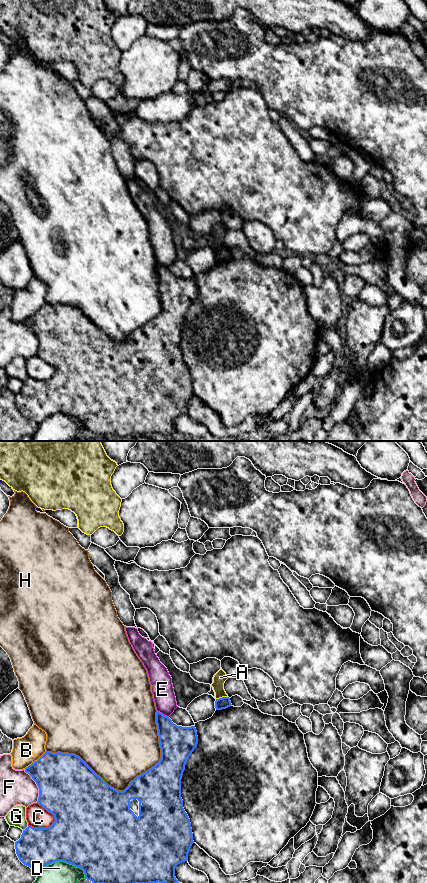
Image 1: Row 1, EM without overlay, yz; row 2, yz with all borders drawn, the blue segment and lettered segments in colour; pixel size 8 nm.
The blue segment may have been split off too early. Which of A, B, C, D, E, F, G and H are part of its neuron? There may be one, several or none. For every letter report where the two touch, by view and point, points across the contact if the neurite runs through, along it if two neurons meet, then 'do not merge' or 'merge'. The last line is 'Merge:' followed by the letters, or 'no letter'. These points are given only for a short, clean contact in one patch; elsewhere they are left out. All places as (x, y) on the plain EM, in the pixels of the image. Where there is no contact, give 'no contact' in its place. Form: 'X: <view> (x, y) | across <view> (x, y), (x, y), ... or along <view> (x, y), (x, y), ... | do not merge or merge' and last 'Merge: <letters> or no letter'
A: yz (222, 249) | across yz (222, 255), (222, 249), (220, 229) | merge
B: yz (35, 313) | do not merge
C: yz (51, 364) | do not merge
D: yz (64, 413) | do not merge
E: yz (162, 266) | do not merge
F: yz (37, 337) | do not merge
G: yz (26, 380) | do not merge
H: yz (128, 338) | do not merge
Merge: A

